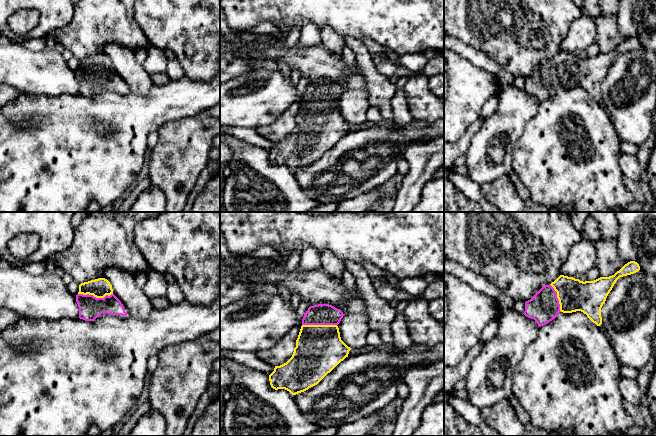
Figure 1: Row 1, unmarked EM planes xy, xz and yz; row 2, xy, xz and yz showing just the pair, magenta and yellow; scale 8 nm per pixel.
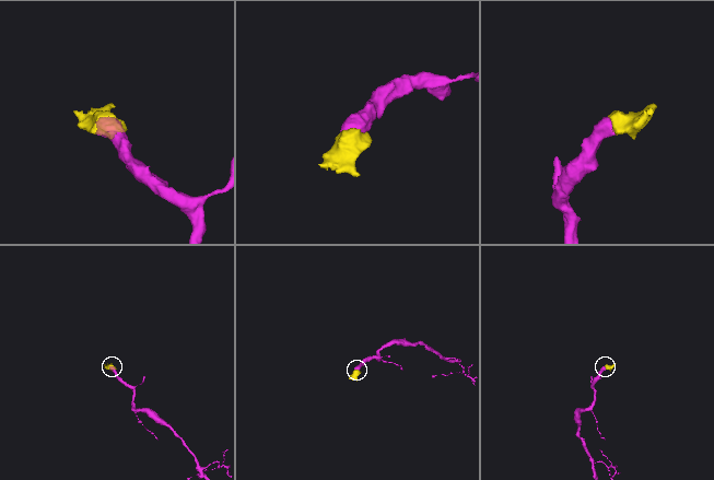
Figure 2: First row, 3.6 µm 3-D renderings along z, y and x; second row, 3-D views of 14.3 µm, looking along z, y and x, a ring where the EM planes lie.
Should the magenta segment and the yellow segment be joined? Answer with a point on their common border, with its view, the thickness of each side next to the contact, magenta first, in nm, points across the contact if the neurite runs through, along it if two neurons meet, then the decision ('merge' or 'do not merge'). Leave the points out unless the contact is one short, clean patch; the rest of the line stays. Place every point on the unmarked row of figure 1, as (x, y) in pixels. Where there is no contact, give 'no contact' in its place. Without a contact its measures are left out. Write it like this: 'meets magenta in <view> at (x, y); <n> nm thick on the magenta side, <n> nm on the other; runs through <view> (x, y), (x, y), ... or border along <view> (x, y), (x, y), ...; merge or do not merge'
meets magenta in xy at (95, 73); 190 nm thick on the magenta side, 160 nm on the other; runs through xy (90, 83), (95, 73), (99, 68), (99, 64); merge

